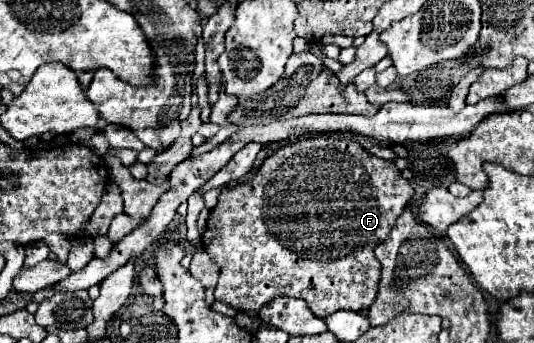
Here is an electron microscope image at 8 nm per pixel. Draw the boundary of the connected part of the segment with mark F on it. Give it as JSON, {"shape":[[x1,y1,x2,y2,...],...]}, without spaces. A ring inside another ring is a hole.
{"shape":[[298,141,294,145,286,145,286,147,278,149,262,163,262,167,258,169,258,173,254,175,254,179,250,183,238,185,234,189,224,189,218,197,218,205,210,211,210,217,206,221,206,229,202,235,202,245,204,245,204,251,212,257,212,261,220,265,220,279,216,285,216,301,224,301,238,311,260,311,274,297,282,297,282,295,298,297,298,299,304,299,308,303,308,307,312,309,312,313,318,315,320,319,328,317,340,309,346,309,346,311,368,309,376,299,378,281,380,281,380,265,378,265,378,259,374,257,374,247,386,239,394,221,404,211,404,207,412,199,412,195,414,195,412,183,408,183,408,179,402,177,400,169,396,173,396,165,392,161,384,161,384,159,370,155,356,141,348,141,346,153,338,153,338,157,324,155,324,151,314,149,314,143,310,143,310,141]]}

